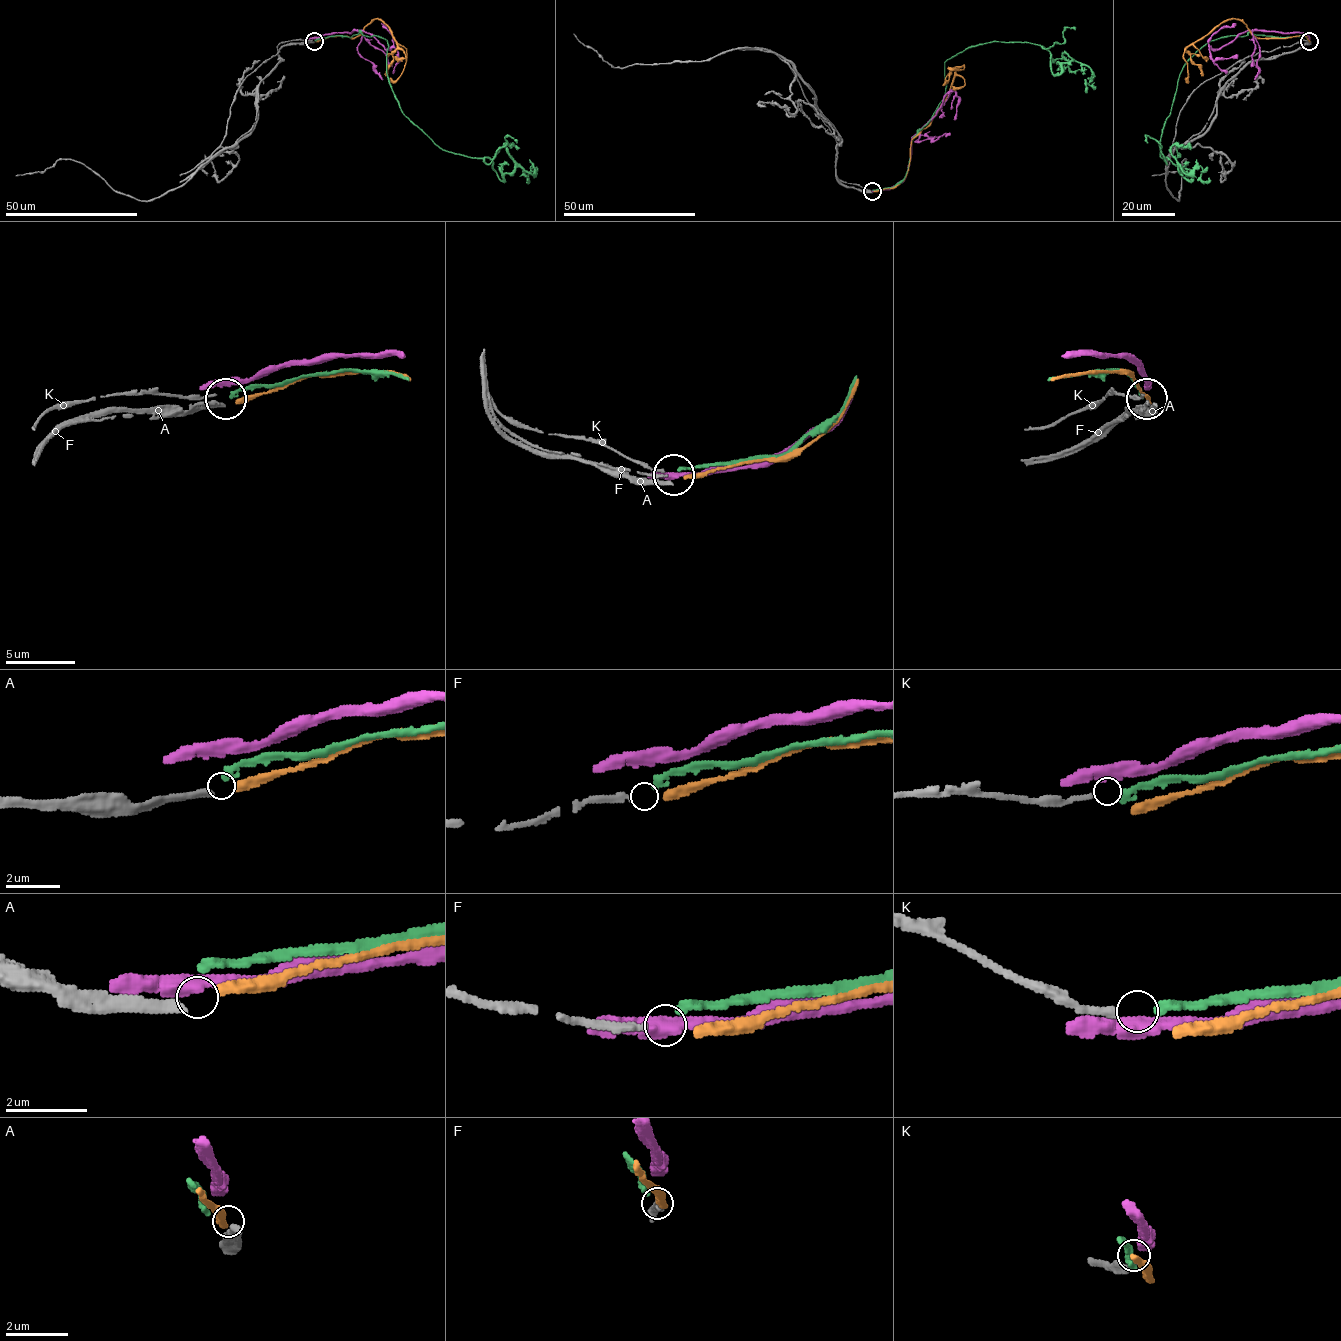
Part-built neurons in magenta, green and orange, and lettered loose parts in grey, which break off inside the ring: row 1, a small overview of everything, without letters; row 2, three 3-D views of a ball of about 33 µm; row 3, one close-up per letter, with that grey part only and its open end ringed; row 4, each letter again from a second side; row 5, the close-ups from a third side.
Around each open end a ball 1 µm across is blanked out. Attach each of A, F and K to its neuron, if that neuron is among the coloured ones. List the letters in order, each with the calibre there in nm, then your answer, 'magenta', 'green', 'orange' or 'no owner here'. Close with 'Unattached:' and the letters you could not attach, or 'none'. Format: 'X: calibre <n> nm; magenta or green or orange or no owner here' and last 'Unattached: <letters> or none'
A: calibre 240 nm; no owner here
F: calibre 180 nm; no owner here
K: calibre 170 nm; no owner here
Unattached: A, F, K

